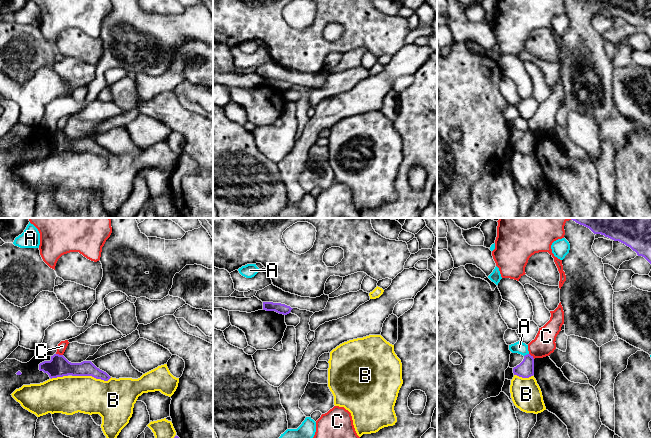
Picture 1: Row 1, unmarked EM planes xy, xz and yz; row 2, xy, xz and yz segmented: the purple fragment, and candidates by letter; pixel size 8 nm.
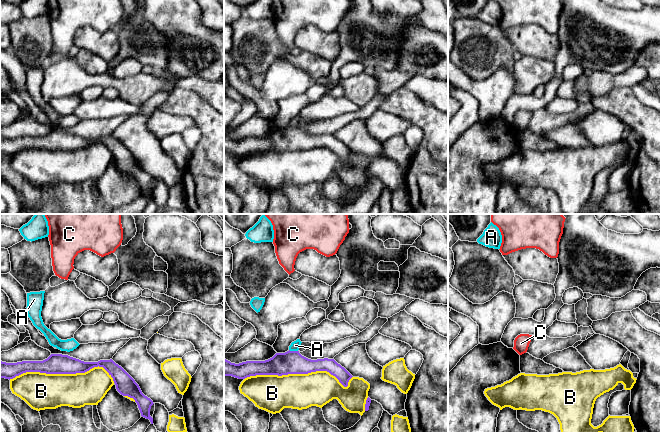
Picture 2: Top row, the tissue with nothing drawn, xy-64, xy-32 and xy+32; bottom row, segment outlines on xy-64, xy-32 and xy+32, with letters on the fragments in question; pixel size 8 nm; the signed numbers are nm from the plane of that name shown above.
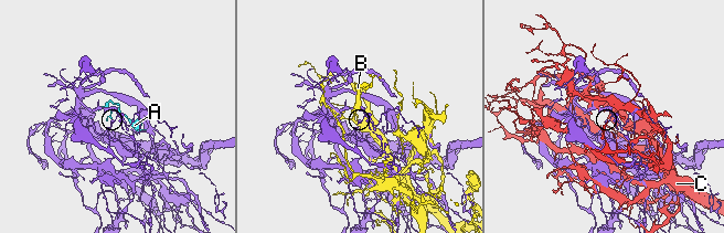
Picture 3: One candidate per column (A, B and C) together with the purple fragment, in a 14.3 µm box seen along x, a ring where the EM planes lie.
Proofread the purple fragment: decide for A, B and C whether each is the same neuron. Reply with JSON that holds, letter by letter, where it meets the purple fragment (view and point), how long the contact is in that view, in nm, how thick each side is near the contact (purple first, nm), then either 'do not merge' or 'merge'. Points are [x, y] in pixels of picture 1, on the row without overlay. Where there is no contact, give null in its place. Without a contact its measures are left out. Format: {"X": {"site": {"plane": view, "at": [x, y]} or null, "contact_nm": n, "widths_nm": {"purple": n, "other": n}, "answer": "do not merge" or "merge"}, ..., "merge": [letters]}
{"A": {"site": {"plane": "yz", "at": [527, 130]}, "contact_nm": 50, "widths_nm": {"purple": 140, "other": 100}, "answer": "do not merge"}, "B": {"site": {"plane": "xy", "at": [92, 152]}, "contact_nm": 320, "widths_nm": {"purple": 140, "other": 320}, "answer": "do not merge"}, "C": {"site": {"plane": "xy", "at": [58, 130]}, "contact_nm": 60, "widths_nm": {"purple": 170, "other": 70}, "answer": "do not merge"}, "merge": []}

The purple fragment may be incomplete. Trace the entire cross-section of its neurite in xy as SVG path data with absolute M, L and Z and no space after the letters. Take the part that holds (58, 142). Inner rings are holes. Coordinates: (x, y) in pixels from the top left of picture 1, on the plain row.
M54 130L50 137L39 140L39 146L47 149L49 153L57 154L63 152L92 152L96 155L108 157L111 153L97 144L91 137L71 139L63 131Z

